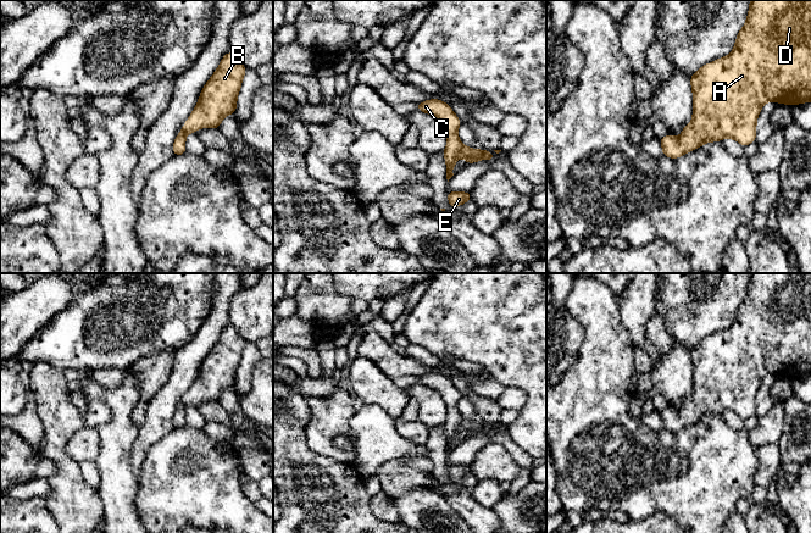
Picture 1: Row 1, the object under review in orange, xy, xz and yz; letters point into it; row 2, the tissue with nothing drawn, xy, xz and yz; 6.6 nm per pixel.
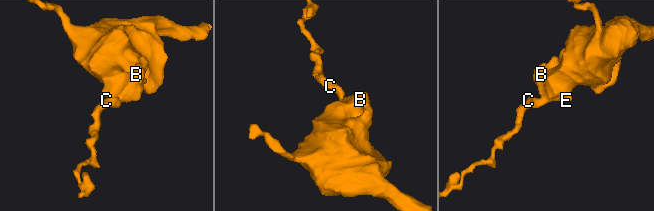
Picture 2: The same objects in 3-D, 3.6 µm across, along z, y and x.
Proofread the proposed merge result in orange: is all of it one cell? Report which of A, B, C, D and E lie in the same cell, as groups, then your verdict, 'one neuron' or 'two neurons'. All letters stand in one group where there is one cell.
groups A B C D E; one neuron

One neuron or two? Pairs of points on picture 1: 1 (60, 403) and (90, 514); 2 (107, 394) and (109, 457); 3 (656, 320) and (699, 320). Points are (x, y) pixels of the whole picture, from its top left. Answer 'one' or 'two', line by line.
1: one
2: one
3: two

